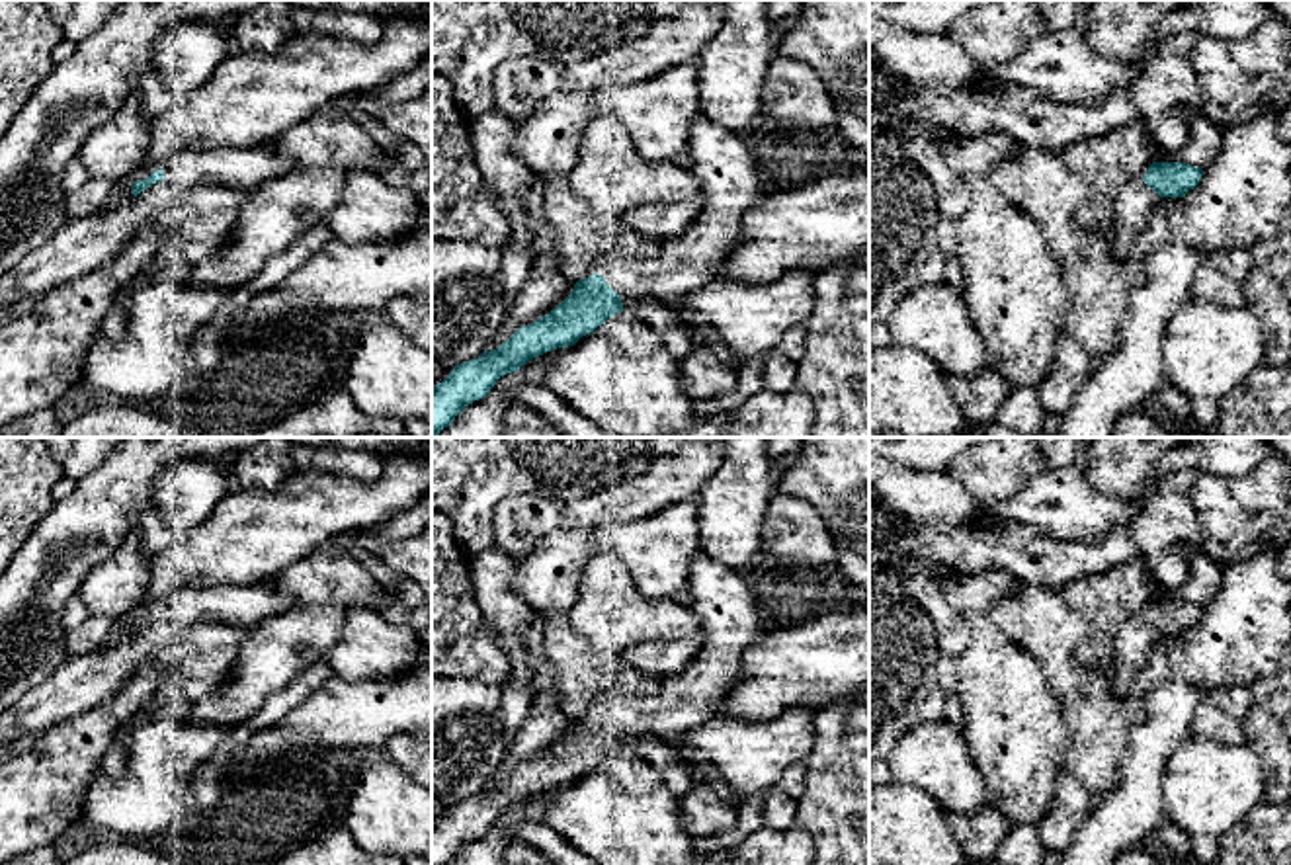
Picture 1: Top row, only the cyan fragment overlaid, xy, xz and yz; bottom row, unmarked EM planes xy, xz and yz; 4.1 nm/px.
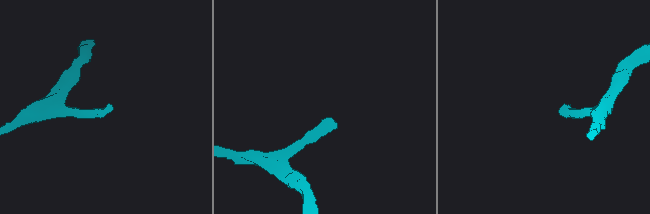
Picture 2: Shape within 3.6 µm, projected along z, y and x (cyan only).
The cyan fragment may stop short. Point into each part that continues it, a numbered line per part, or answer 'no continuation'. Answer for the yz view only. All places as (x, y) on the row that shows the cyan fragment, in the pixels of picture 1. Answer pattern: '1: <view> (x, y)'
no continuation

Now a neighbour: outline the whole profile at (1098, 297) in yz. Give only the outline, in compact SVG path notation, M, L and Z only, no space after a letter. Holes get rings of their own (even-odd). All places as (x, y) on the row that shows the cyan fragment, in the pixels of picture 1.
M1104 232L1086 236L1080 254L1059 260L1066 289L1062 334L1074 338L1096 361L1117 348L1129 291L1145 283L1139 262L1119 258Z

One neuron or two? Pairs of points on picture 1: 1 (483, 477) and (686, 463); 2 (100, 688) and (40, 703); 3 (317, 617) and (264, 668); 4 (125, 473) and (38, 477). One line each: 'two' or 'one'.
1: two
2: one
3: one
4: two

